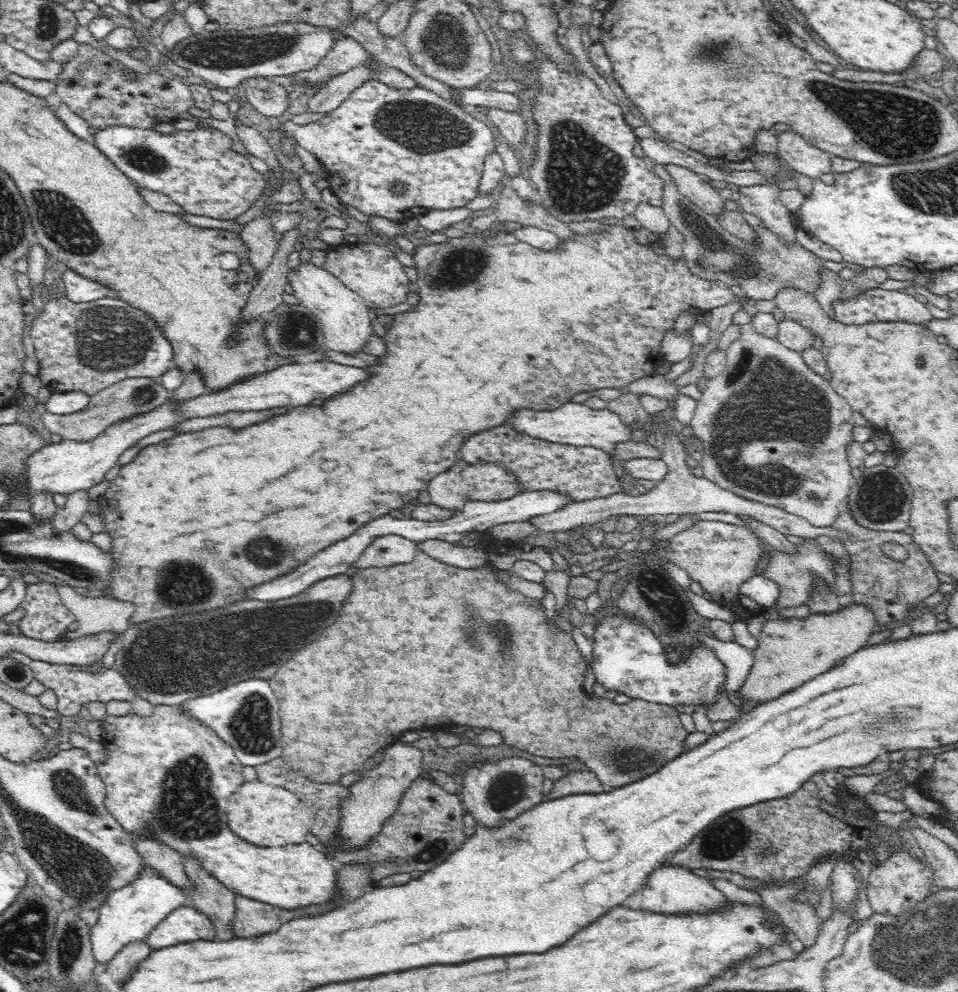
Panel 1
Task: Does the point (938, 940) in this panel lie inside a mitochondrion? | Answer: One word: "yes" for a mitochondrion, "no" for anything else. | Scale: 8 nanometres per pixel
yes

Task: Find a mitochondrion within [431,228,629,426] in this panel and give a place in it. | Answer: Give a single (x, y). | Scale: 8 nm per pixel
(461, 270)

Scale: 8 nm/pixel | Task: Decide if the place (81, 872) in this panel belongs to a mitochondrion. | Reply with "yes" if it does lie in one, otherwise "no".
yes

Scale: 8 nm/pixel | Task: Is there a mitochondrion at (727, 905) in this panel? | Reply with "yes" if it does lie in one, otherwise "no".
no

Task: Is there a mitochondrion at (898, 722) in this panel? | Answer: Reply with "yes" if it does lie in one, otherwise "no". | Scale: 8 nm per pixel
yes

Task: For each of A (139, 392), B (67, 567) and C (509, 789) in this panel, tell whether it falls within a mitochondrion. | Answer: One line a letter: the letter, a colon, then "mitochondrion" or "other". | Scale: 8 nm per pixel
A: mitochondrion
B: mitochondrion
C: mitochondrion

